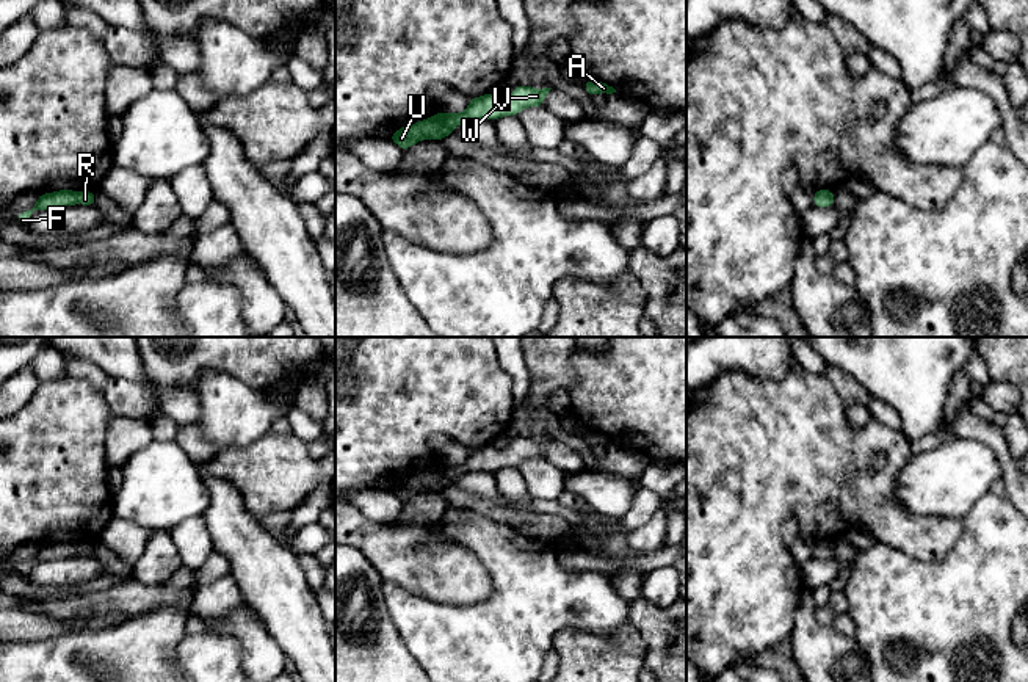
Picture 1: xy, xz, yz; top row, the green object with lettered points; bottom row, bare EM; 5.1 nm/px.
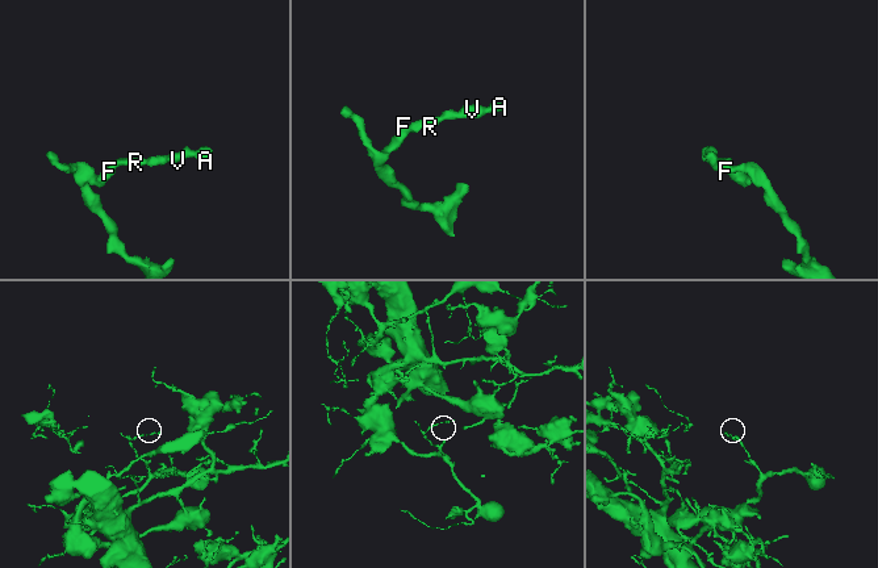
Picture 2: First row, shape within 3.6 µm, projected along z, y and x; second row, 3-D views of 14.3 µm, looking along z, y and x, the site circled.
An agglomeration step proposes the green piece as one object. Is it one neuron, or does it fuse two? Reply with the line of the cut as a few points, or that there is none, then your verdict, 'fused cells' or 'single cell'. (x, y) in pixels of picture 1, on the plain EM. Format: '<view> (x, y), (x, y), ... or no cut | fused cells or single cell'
no cut | single cell

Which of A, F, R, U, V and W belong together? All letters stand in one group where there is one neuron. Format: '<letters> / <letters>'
A F R U V W

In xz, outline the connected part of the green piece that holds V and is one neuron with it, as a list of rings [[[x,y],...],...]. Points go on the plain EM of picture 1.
[[[517,436],[508,450],[498,450],[492,444],[486,444],[481,448],[472,448],[462,464],[445,464],[440,461],[433,469],[400,478],[389,491],[403,502],[407,502],[422,491],[442,492],[447,486],[453,484],[461,473],[478,469],[495,472],[503,467],[517,467],[528,458],[544,458],[544,450],[550,441],[552,439],[536,441]]]

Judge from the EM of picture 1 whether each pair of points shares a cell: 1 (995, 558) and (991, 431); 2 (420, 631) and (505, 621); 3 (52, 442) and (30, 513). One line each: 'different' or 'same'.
1: different
2: same
3: same

